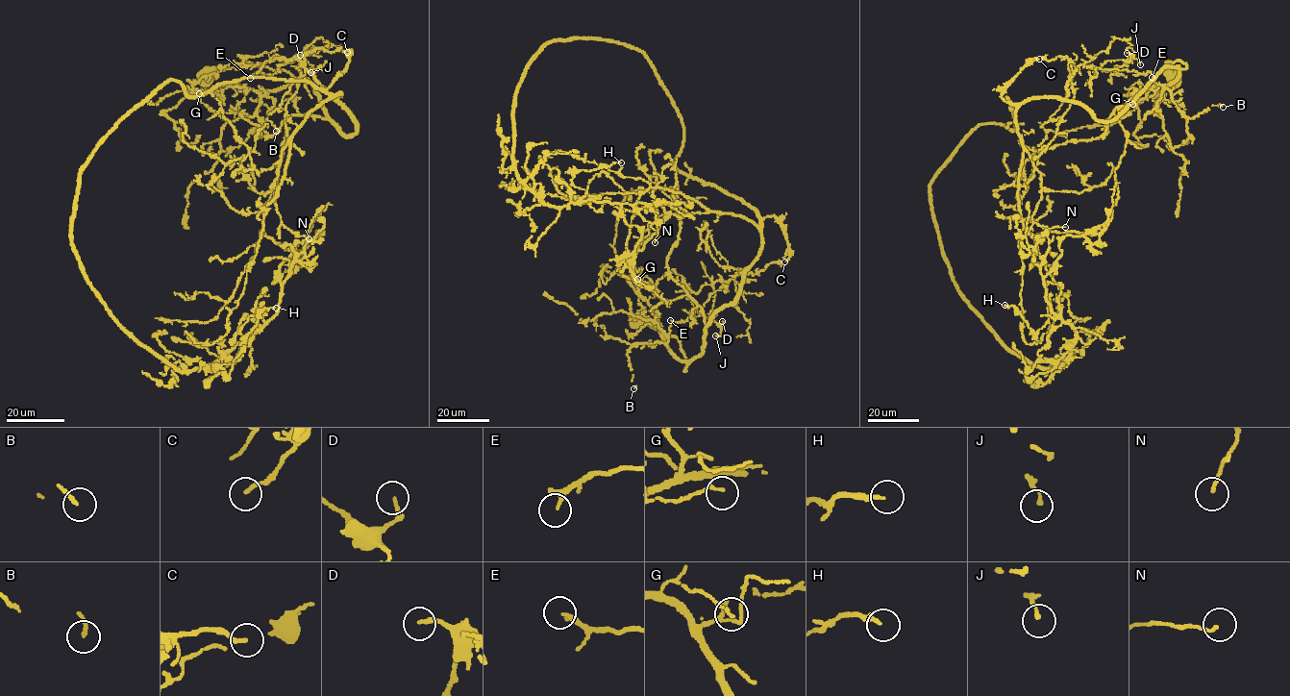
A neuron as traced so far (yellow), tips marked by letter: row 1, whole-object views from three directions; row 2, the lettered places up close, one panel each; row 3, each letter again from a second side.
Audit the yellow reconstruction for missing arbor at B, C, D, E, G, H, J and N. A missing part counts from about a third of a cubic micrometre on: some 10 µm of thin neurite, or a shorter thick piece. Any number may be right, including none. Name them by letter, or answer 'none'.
E

